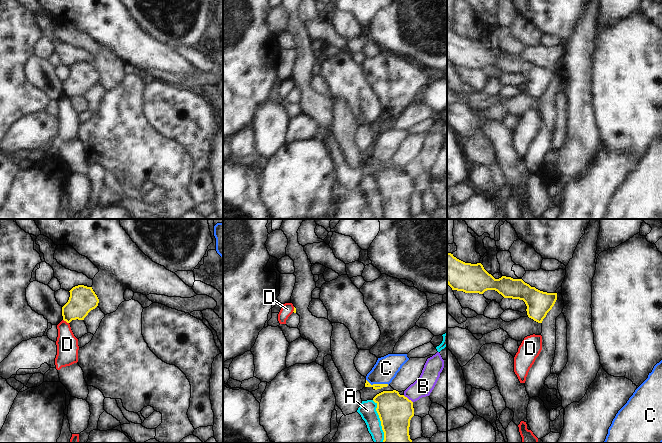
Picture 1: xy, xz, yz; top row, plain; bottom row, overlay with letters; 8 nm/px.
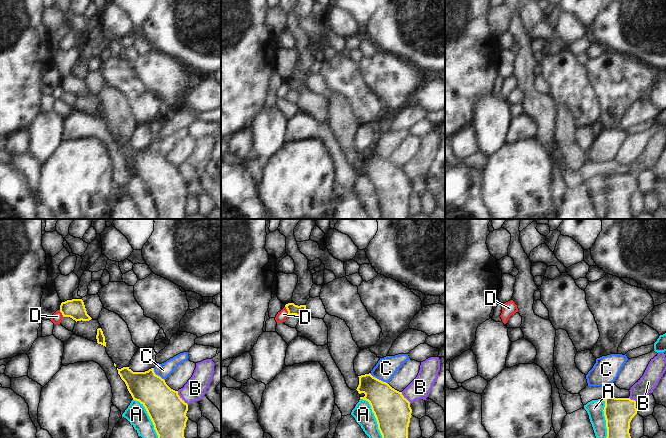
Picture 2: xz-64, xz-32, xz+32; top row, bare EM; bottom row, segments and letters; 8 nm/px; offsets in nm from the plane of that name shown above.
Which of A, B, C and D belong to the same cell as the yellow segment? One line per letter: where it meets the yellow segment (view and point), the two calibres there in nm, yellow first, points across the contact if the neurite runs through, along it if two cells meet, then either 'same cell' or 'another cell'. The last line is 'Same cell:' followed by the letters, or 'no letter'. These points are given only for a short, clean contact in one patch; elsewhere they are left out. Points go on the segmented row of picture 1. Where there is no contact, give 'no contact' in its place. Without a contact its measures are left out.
A: contact xz (380, 420); calibres 280 and 140 nm; another cell
B: contact xz (407, 398); calibres 280 and 160 nm; another cell
C: contact xz (377, 384); calibres 50 and 190 nm; border xz (366, 379), (371, 384), (388, 384); another cell
D: contact xy (66, 321); calibres 220 and 180 nm; border xy (63, 319), (68, 323); another cell
Same cell: no letter

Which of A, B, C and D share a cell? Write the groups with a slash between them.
A / B / C / D

